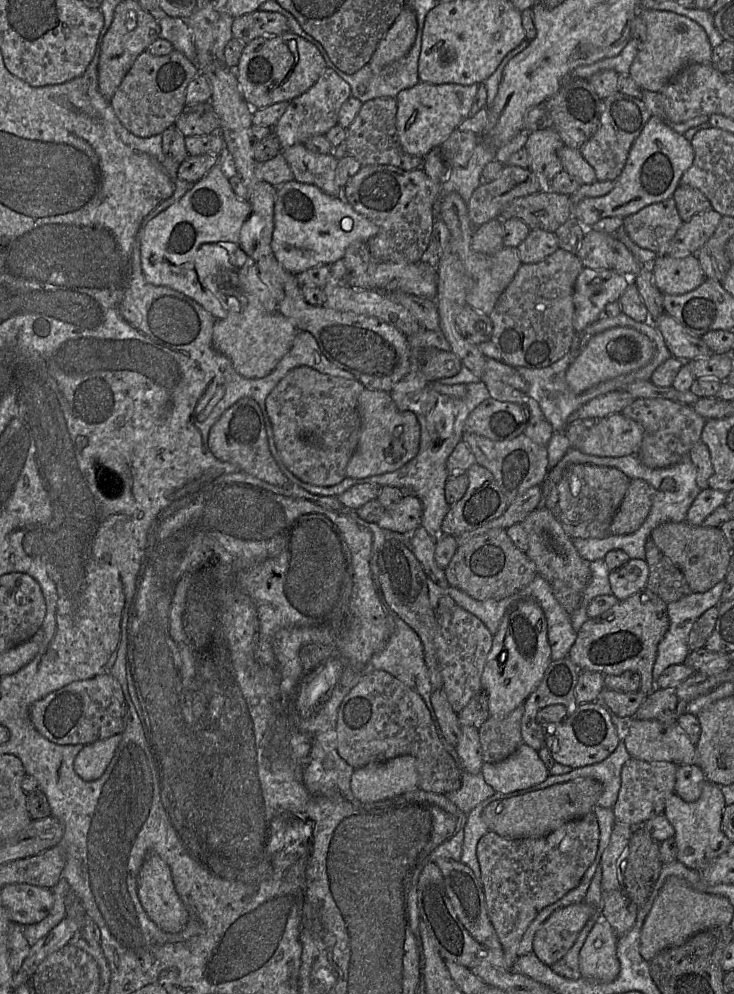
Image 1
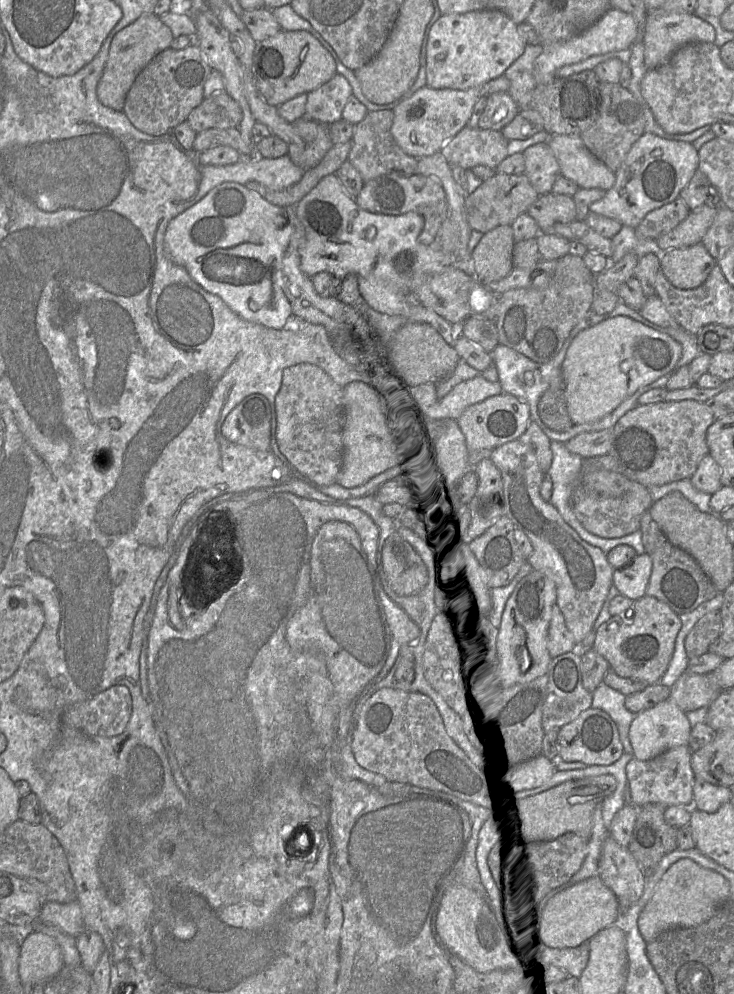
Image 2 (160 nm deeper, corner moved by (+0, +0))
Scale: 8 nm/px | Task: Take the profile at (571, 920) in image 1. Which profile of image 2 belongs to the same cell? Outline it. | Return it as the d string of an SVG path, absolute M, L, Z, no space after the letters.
M599 875L593 876L580 881L554 897L542 919L539 942L555 951L576 948L583 943L589 942L602 929L614 923L619 923L619 918L620 907L616 896L604 885Z

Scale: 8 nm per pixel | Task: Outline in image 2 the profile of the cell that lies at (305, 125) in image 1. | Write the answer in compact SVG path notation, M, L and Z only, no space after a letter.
M337 72L329 81L307 94L304 117L321 124L340 121L352 94L353 89L348 80Z

